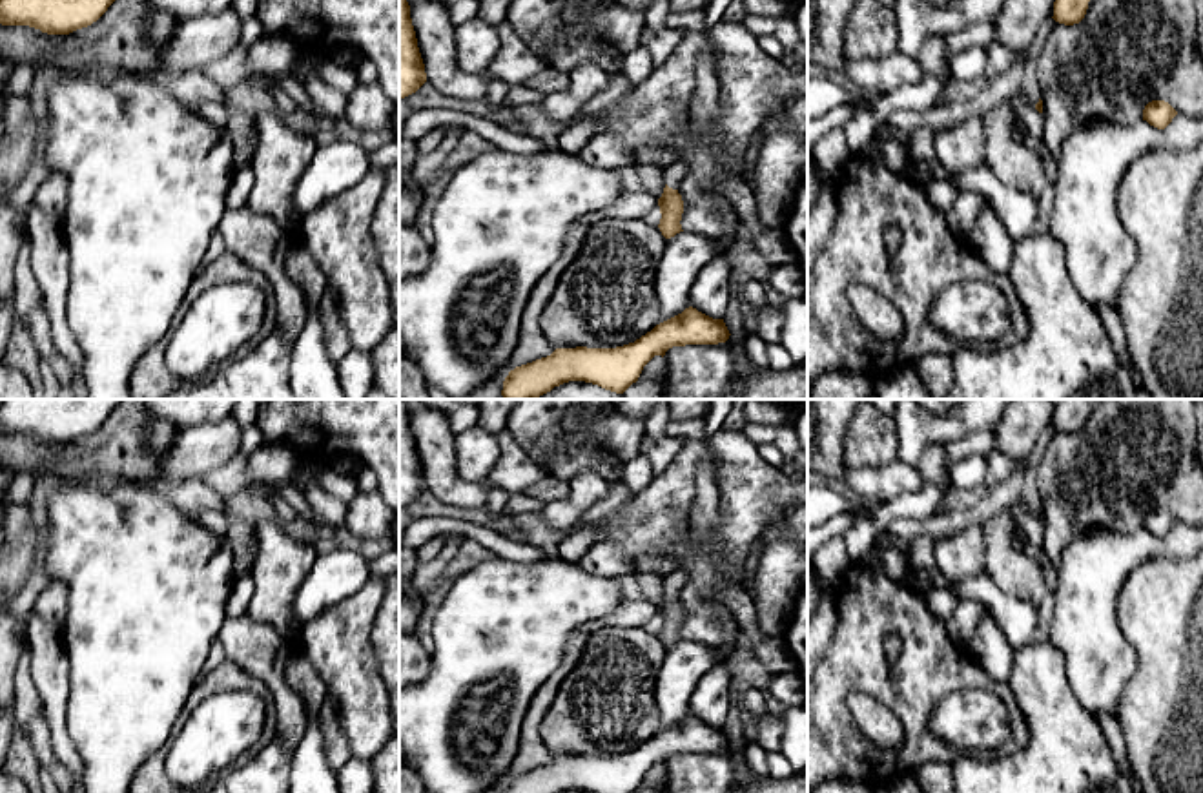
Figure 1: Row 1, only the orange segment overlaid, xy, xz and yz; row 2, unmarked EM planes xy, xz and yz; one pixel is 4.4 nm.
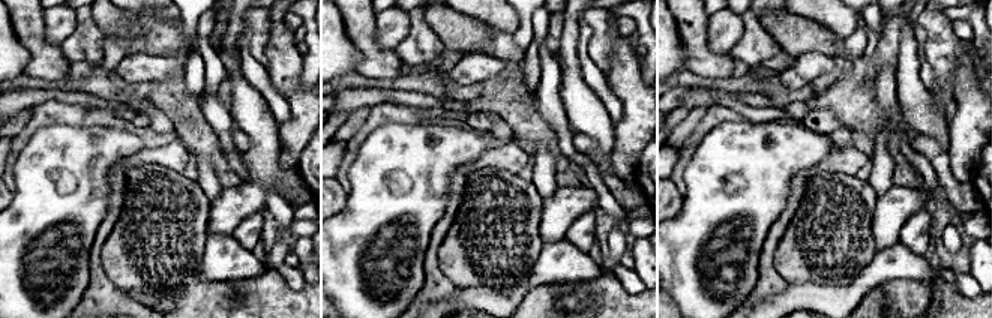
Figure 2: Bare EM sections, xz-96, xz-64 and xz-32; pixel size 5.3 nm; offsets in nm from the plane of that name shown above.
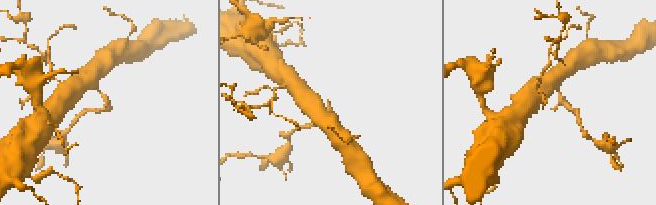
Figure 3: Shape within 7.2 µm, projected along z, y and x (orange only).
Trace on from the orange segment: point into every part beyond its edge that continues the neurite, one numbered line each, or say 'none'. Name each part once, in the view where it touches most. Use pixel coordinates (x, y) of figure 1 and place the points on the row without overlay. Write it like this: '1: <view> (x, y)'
1: xz (675, 580)

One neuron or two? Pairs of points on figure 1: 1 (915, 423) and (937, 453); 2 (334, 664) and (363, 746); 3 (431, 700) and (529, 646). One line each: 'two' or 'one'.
1: two
2: one
3: one

